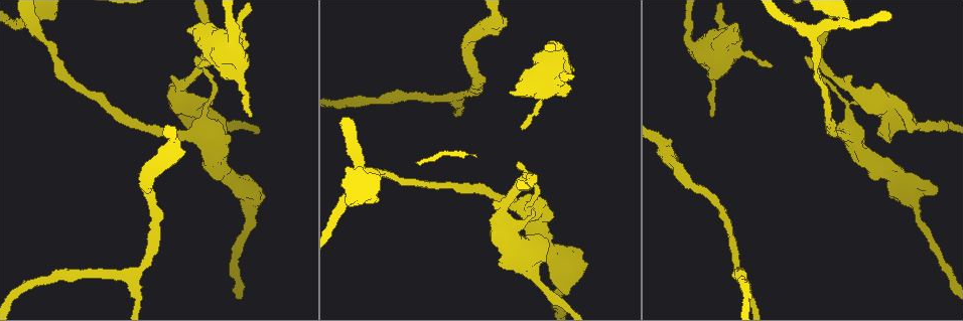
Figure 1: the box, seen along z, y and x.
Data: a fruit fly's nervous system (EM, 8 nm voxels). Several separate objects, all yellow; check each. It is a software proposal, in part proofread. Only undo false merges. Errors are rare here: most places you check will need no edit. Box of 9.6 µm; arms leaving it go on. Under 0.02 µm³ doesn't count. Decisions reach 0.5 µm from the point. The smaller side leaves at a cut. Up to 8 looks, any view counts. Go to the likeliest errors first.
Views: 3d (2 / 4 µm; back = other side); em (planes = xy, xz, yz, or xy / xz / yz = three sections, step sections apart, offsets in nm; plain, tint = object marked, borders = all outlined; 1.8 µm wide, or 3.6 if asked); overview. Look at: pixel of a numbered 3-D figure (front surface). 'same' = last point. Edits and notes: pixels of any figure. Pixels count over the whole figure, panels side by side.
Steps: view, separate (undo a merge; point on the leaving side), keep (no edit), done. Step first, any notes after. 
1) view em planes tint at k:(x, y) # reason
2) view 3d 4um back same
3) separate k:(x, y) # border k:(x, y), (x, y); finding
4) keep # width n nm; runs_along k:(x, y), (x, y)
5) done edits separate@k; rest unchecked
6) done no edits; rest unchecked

view 3d 4um at 1:(559, 45) # thick turns thin

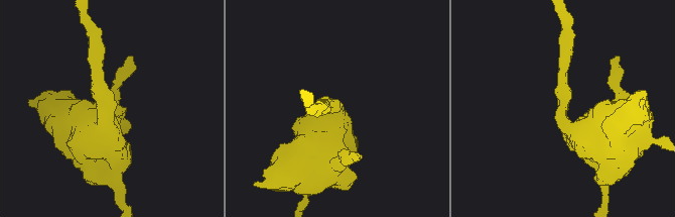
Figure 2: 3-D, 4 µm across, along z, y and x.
view em planes tint at 2:(333, 103) # arm_widths 200, 750 nm; shape alone is not enough

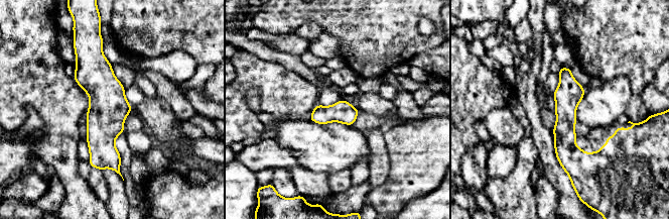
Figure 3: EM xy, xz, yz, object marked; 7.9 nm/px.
keep # runs_along 3:(97, 50), (104, 152), (117, 169); continuous, no second cell

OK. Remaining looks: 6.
view 3d 4um at 1:(850, 123) # a fork

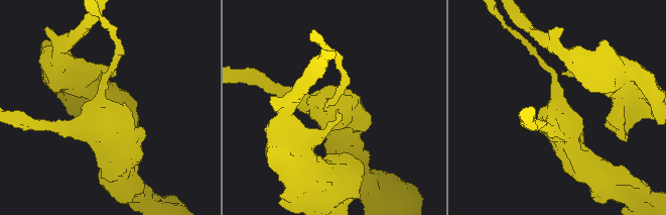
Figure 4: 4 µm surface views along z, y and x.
view em 3.6um planes borders at 4:(556, 107) # arms 3; need the tissue

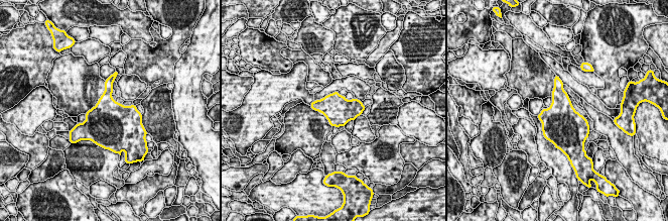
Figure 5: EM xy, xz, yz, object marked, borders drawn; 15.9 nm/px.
keep # all the same cell

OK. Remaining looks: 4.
view em planes borders at 1:(557, 279) # closes a loop

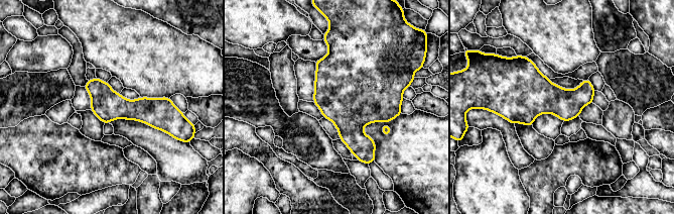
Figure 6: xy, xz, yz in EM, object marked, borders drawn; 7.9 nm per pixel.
keep # width 240 nm; continuous, no second cell

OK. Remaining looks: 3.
done no edits; rest unchecked

